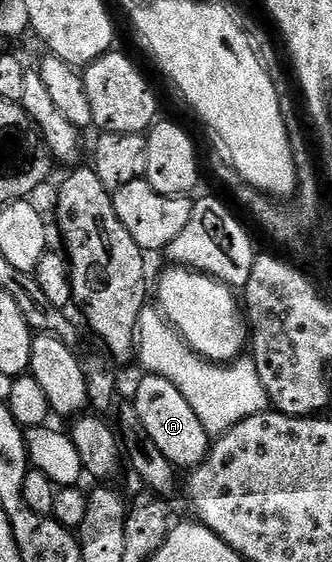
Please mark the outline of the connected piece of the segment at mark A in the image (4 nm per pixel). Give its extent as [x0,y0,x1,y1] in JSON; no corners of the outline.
[133,373,212,468]

